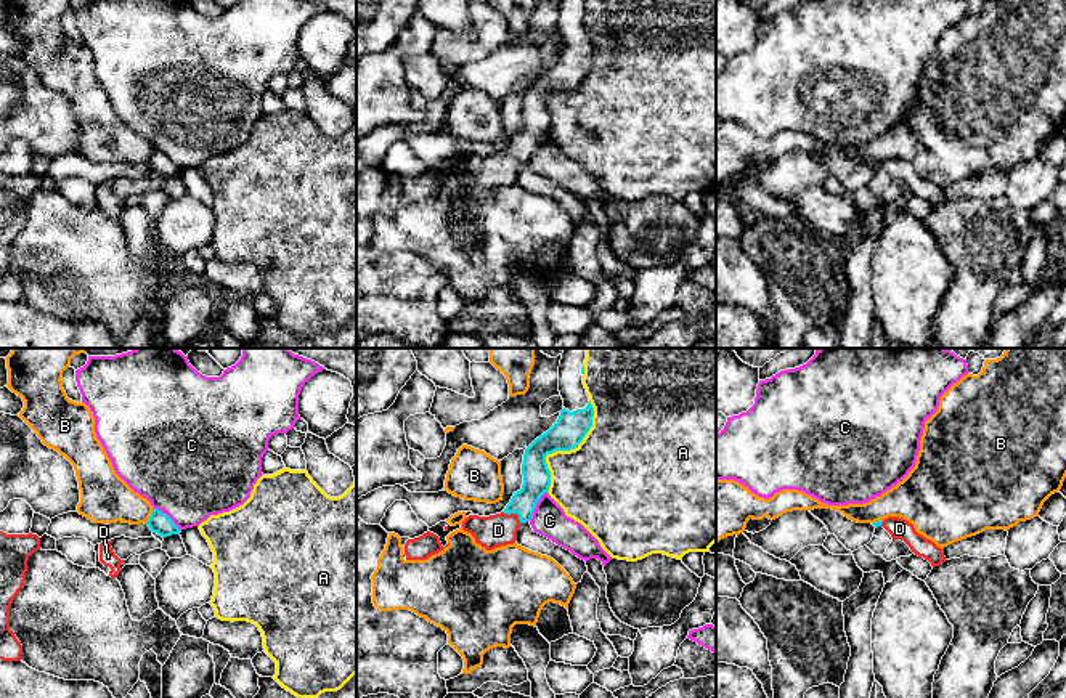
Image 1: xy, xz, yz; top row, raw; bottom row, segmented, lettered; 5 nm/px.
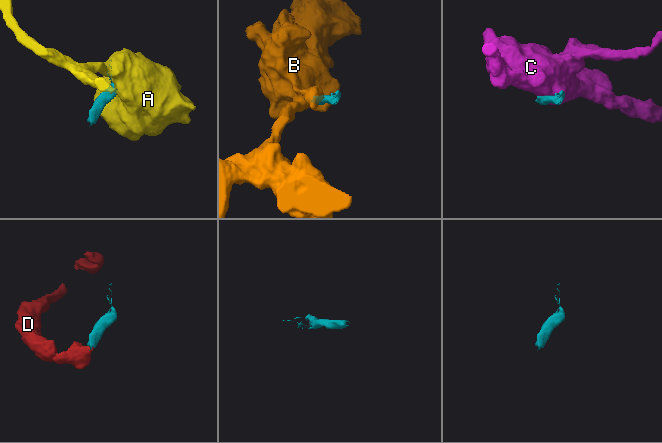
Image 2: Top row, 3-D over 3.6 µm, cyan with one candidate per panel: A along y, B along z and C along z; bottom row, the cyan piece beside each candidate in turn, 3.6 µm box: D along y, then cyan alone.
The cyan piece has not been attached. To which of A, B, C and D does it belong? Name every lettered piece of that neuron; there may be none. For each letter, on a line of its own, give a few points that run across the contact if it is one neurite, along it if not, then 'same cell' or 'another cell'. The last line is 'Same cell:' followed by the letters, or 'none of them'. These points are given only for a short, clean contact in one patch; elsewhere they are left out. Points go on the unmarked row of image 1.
A: another cell
B: line xy (154, 150), (145, 164); another cell
C: another cell
D: line xz (537, 119), (530, 135), (514, 153), (498, 170); same cell
Same cell: D

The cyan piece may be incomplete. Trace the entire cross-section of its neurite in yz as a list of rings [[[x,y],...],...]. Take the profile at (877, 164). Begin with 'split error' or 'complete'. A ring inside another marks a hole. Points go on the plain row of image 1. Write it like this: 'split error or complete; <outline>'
split error; [[[888,157],[872,165],[875,168],[883,167],[893,180],[904,181],[915,196],[928,201],[933,209],[946,202],[944,189],[938,188],[933,181],[918,175],[913,165],[907,160],[899,157]]]

